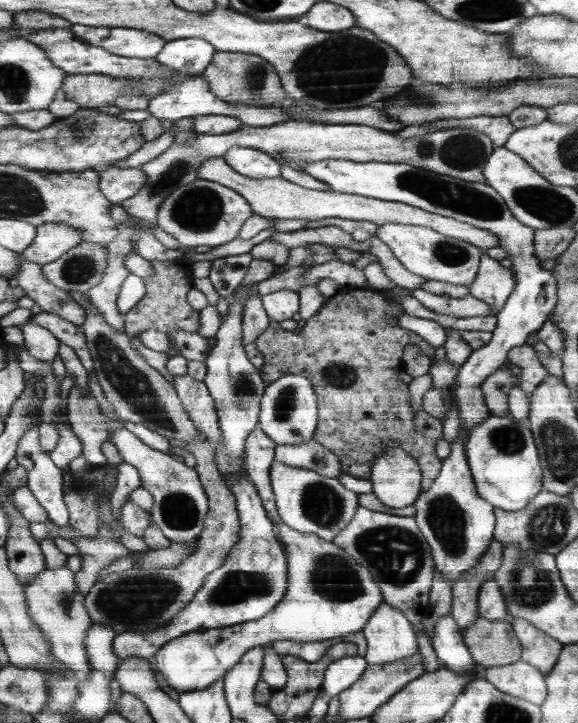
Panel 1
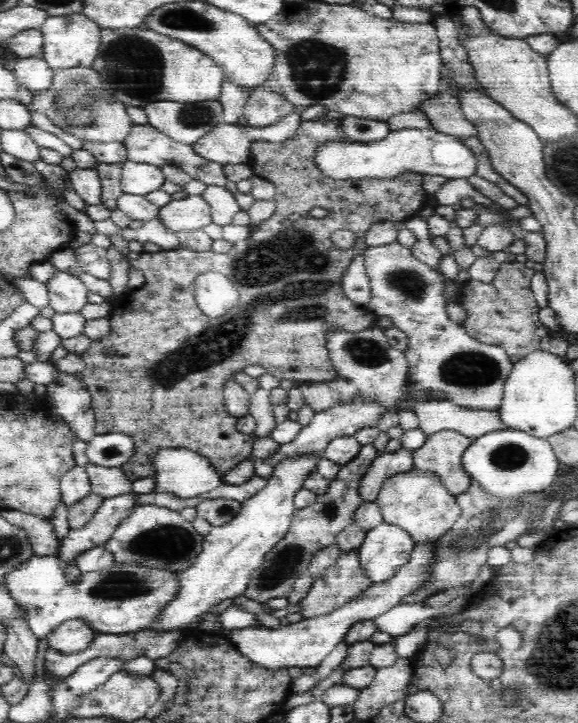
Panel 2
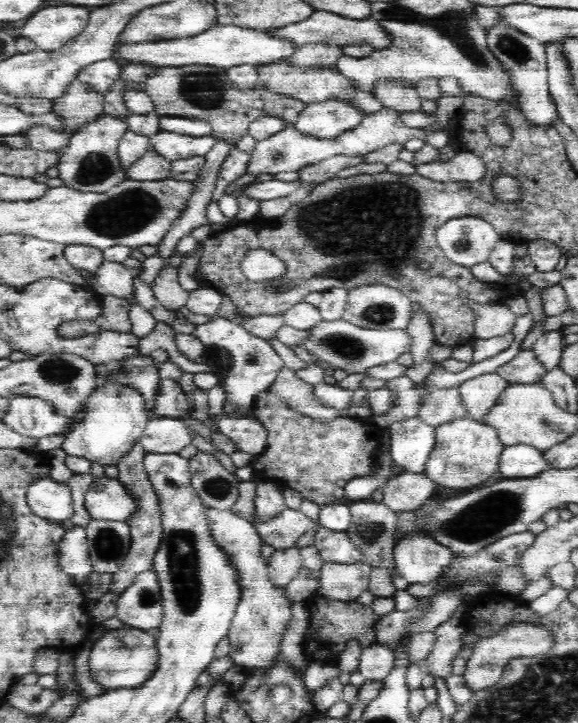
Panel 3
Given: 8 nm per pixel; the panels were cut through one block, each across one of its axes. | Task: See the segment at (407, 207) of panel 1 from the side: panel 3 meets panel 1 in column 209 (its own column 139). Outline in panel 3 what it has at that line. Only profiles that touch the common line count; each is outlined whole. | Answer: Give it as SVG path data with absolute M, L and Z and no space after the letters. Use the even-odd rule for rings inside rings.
M150 148L132 166L125 169L127 178L132 180L162 180L170 177L171 162Z

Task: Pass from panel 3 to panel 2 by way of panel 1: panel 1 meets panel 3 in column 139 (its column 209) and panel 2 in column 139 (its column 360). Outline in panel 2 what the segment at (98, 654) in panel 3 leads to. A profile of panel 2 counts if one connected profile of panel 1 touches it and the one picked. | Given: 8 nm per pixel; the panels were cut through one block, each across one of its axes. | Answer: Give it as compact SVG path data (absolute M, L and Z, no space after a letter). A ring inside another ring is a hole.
M58 552L52 556L31 557L23 561L18 568L11 569L6 574L6 580L4 580L4 586L10 591L16 604L25 610L28 626L38 640L47 638L49 632L70 618L87 620L91 624L91 628L97 633L126 634L145 630L150 623L153 623L154 619L161 618L166 606L176 599L181 592L180 571L178 570L146 568L145 565L114 562L110 568L104 570L83 572L80 578L73 583L60 568L59 559Z

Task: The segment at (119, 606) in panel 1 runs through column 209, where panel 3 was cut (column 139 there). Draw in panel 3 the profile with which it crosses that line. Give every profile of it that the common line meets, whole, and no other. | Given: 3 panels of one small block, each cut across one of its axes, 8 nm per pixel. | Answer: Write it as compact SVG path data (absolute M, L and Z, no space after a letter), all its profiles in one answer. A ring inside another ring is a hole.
M136 444L130 449L130 452L123 456L123 459L117 462L118 477L140 498L140 510L132 516L132 522L128 522L131 548L128 555L124 558L122 566L112 573L112 584L109 592L96 597L95 608L88 611L96 625L103 620L108 620L108 618L114 618L114 612L116 612L117 607L116 602L118 602L120 594L136 580L136 576L140 572L153 568L154 558L161 544L162 519L160 518L160 507L158 507L158 497L154 493L154 487L152 487L152 483L148 479L148 473L146 473L142 462L144 456L146 456L145 448L141 444Z

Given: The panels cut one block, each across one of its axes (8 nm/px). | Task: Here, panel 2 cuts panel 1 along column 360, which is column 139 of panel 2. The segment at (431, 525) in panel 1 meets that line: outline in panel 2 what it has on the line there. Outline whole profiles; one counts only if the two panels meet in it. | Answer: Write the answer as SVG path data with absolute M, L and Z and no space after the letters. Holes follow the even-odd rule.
M126 160L122 164L121 189L124 193L146 195L160 190L166 181L161 167Z

